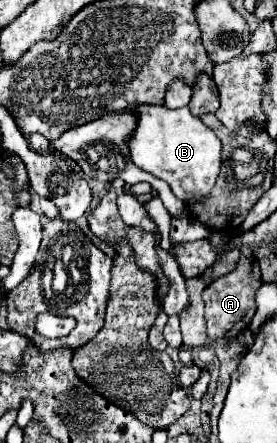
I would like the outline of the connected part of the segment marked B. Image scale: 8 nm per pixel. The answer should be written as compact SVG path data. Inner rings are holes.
M138 105L138 129L130 139L132 161L158 179L164 179L182 201L202 201L199 193L210 193L220 173L220 139L188 107L168 109L166 105Z

